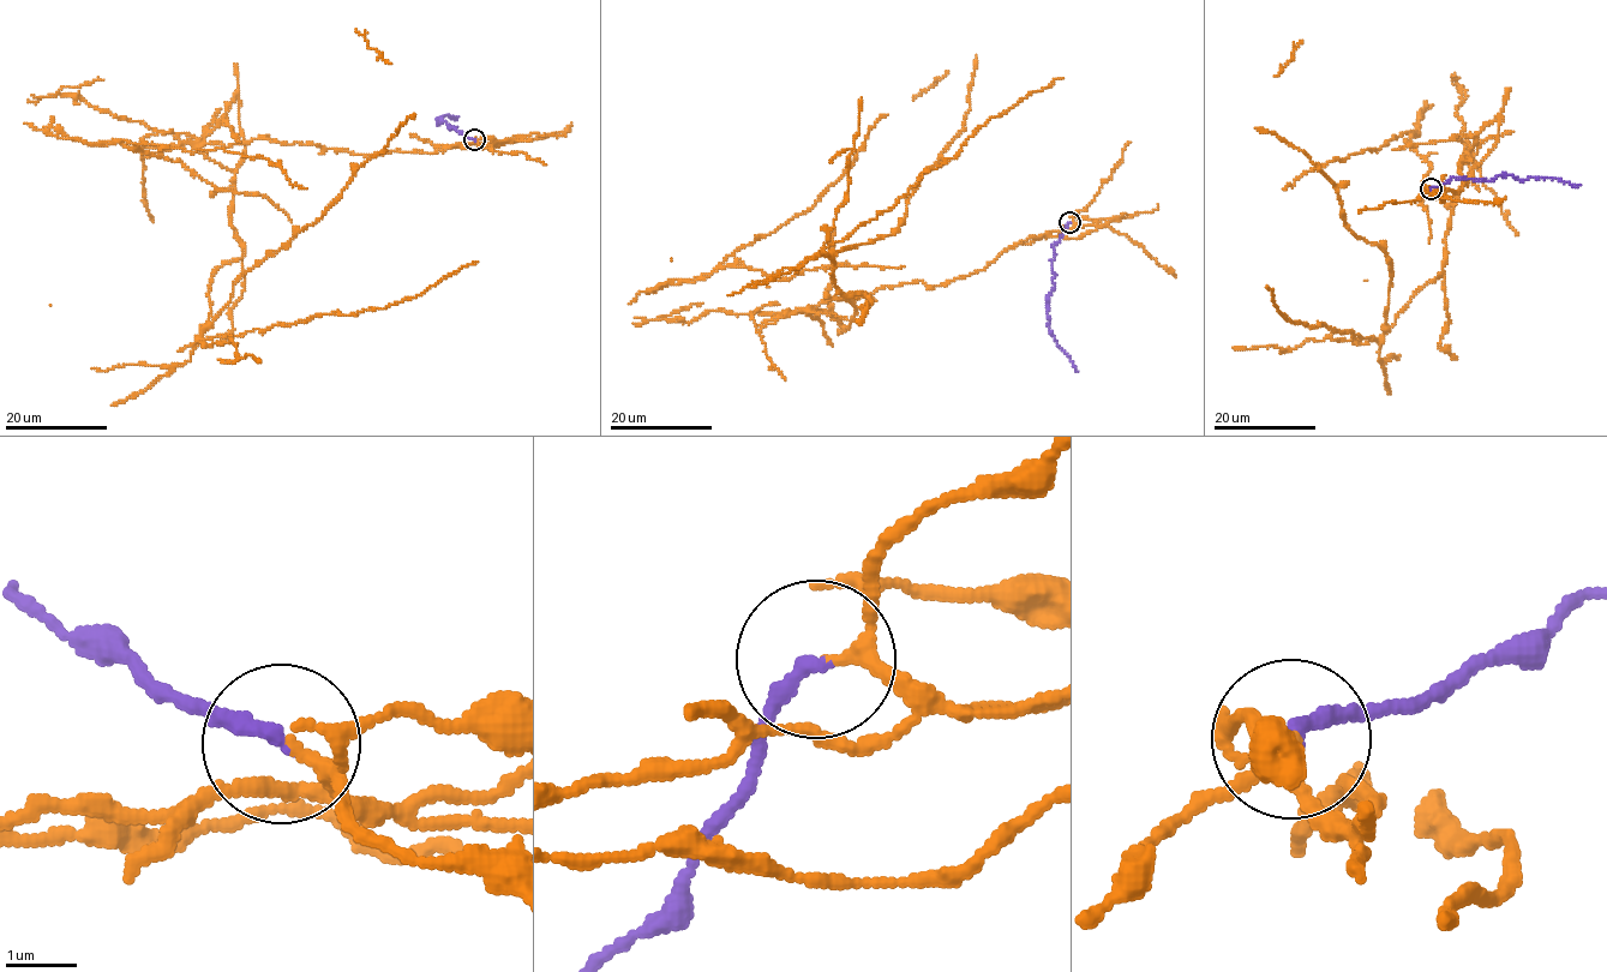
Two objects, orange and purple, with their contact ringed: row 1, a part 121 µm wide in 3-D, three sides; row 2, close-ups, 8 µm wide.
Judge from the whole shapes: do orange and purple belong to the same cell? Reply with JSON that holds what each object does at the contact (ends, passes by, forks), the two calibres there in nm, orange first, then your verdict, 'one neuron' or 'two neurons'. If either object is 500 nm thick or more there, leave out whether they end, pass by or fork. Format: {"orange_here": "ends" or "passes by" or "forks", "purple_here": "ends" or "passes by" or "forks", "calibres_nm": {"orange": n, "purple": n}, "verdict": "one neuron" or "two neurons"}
{"orange_here": "passes by", "purple_here": "ends", "calibres_nm": {"orange": 170, "purple": 220}, "verdict": "two neurons"}

